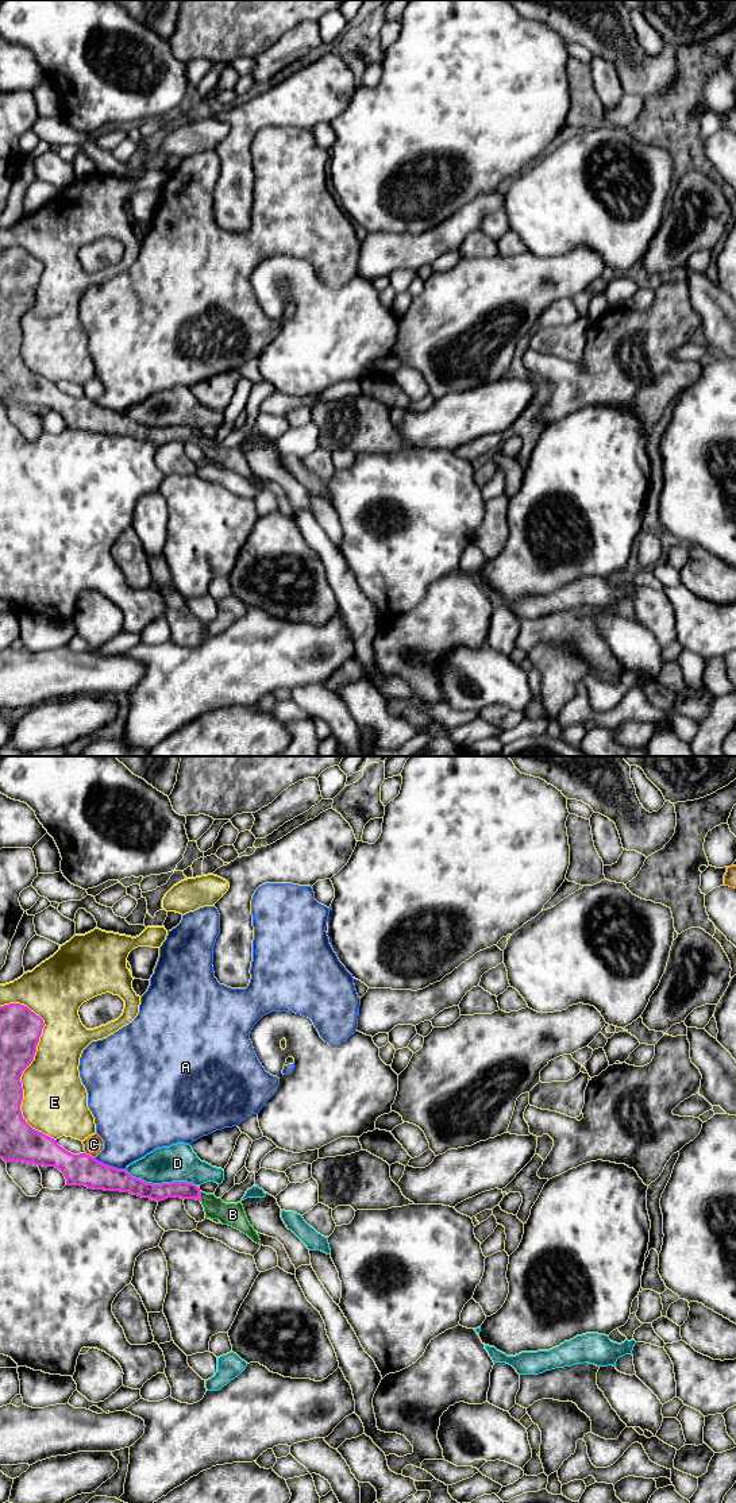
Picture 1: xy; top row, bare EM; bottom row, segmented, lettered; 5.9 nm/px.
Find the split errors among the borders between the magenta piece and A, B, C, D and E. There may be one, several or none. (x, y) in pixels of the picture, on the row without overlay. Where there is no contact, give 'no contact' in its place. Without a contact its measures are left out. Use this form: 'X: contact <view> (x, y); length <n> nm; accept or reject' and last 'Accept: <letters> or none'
A: contact xy (108, 409); length 200 nm; reject
B: contact xy (199, 439); length 60 nm; accept
C: contact xy (88, 399); length 70 nm; reject
D: contact xy (162, 427); length 440 nm; reject
E: contact xy (30, 307); length 850 nm; reject
Accept: B

